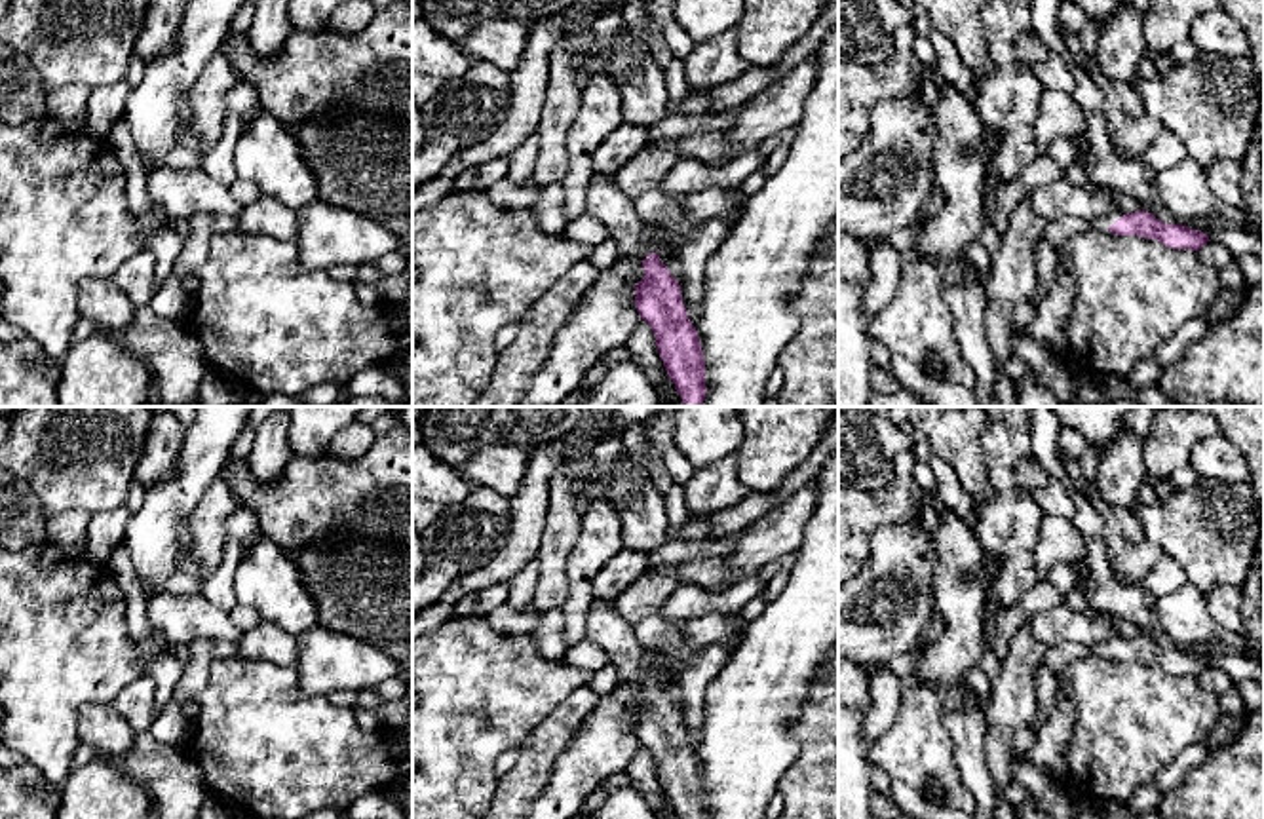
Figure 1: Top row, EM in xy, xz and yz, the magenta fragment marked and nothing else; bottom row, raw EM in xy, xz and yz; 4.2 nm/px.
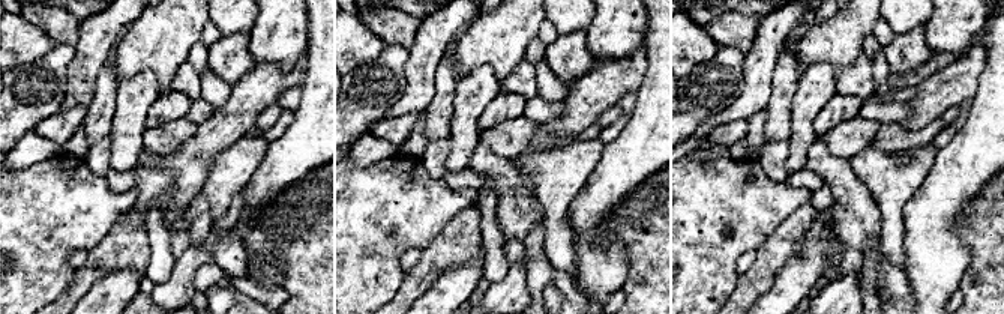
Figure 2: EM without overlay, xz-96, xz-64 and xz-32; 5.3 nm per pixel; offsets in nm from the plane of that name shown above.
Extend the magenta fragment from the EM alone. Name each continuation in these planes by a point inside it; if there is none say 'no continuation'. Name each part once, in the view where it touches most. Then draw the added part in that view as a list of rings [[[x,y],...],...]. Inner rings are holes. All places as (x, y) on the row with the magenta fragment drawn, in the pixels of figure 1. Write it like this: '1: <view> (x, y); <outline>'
1: yz (1101, 223); [[[1112,211],[1112,213],[1108,213],[1108,215],[1102,215],[1102,217],[1093,219],[1089,224],[1091,224],[1091,228],[1097,230],[1097,232],[1112,234],[1108,228],[1110,228],[1120,217],[1123,217],[1123,213]]]

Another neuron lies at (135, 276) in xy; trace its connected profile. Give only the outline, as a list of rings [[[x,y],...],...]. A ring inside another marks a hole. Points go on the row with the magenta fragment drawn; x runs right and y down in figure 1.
[[[146,249],[127,258],[112,276],[112,281],[127,295],[135,308],[150,306],[158,285],[154,281],[154,257]]]

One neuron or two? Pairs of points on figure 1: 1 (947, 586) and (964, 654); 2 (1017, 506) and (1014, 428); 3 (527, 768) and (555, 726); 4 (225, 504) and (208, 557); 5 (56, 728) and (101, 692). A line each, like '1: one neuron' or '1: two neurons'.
1: one neuron
2: one neuron
3: one neuron
4: one neuron
5: one neuron

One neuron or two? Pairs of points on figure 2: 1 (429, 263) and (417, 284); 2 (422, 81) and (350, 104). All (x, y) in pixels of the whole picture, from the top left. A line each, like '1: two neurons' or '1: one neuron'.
1: one neuron
2: two neurons

